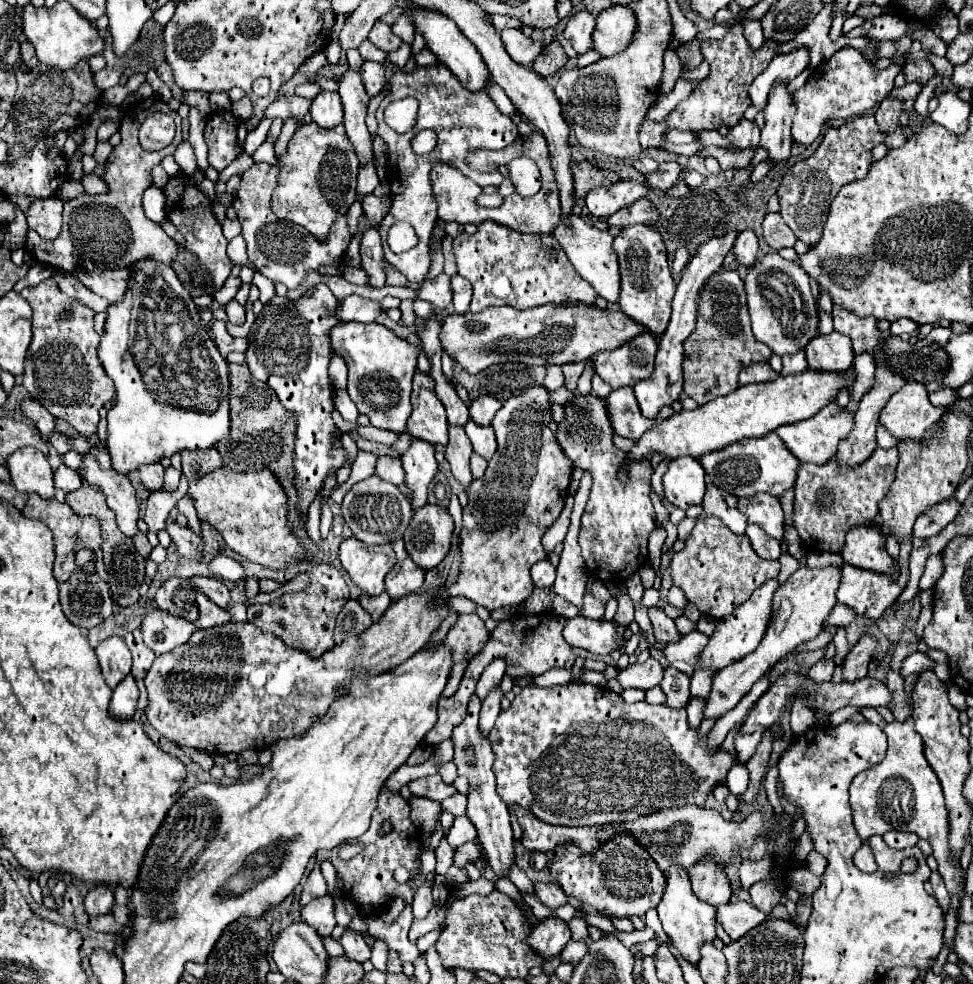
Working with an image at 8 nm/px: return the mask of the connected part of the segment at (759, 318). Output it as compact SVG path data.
M777 252L763 256L749 268L745 292L753 334L759 342L767 344L773 354L785 356L801 352L807 342L819 334L819 310L809 286L809 276L803 268L783 260Z

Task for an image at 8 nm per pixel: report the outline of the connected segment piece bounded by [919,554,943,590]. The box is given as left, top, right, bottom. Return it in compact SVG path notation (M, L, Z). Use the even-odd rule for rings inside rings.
M937 554L937 556L929 556L927 566L925 566L925 572L923 572L921 582L919 582L919 588L921 588L921 590L931 588L931 586L939 580L939 576L941 576L941 568L943 568L943 564L941 564L941 554Z

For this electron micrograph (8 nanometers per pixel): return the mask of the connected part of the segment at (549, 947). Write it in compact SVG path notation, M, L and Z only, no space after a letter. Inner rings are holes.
M545 918L533 926L529 936L529 946L533 946L543 956L555 956L571 940L571 932L565 920Z

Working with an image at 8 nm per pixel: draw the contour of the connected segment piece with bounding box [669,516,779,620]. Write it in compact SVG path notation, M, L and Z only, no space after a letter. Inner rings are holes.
M705 516L705 518L697 520L693 532L685 540L685 548L673 554L669 570L671 570L673 584L677 584L685 592L687 600L691 604L695 604L703 616L723 620L723 618L731 616L739 604L747 602L751 598L753 590L757 590L765 580L775 578L779 574L779 562L777 560L761 560L757 556L757 552L753 552L753 546L749 542L747 534L735 534L717 516Z

